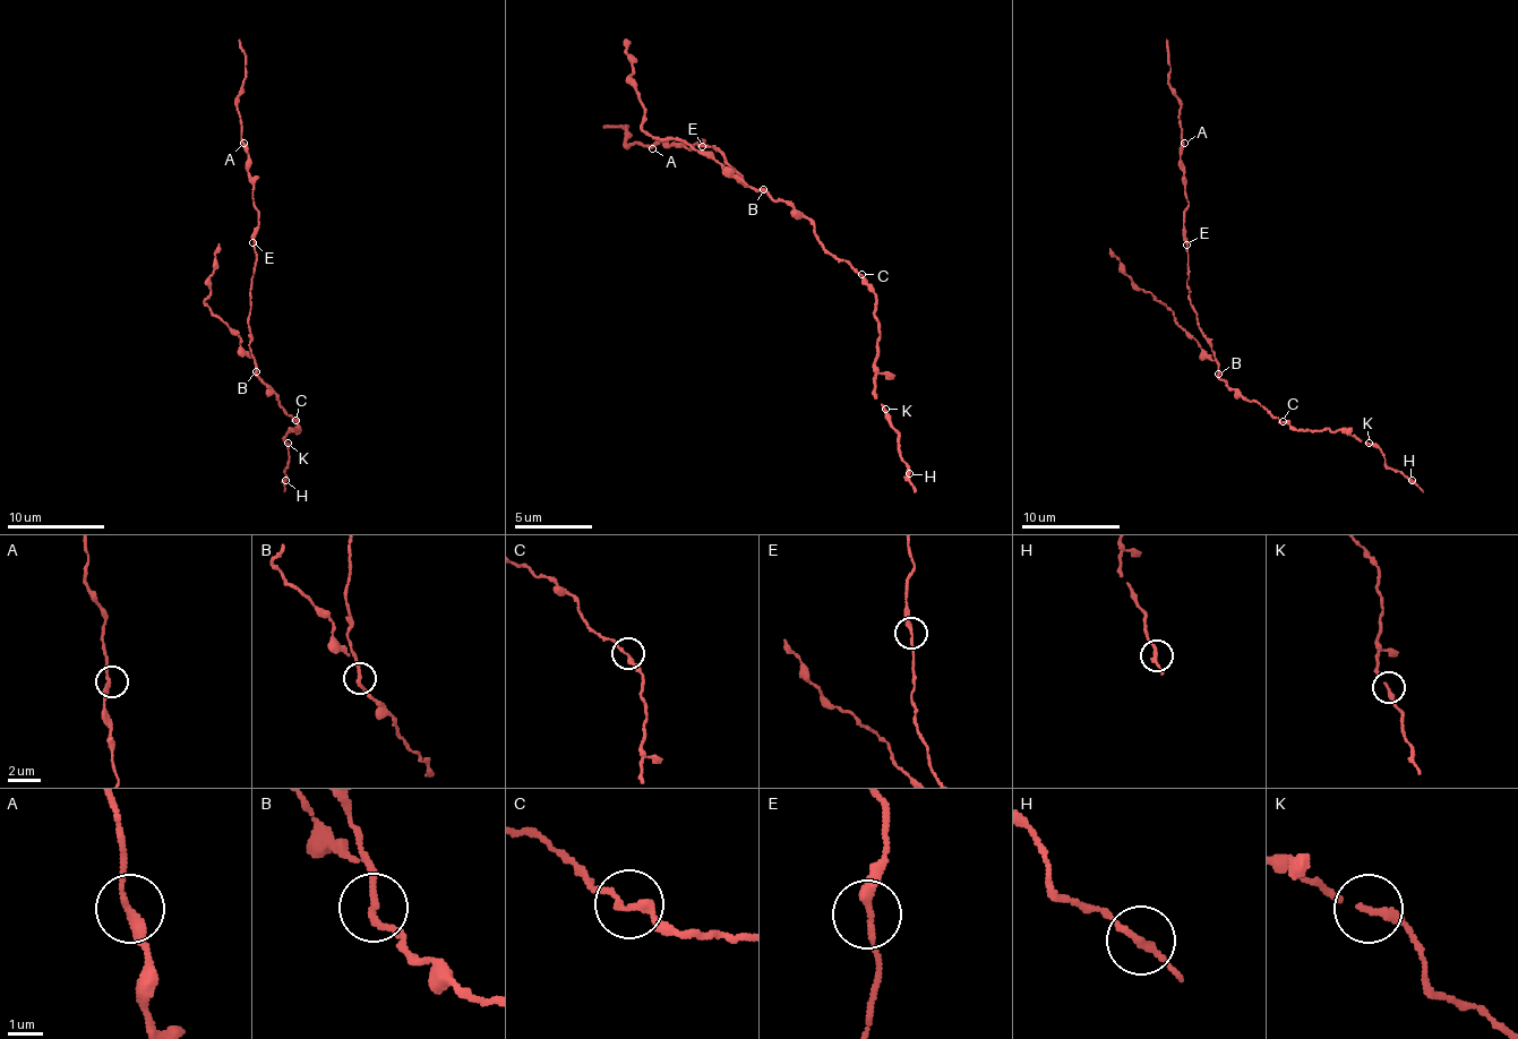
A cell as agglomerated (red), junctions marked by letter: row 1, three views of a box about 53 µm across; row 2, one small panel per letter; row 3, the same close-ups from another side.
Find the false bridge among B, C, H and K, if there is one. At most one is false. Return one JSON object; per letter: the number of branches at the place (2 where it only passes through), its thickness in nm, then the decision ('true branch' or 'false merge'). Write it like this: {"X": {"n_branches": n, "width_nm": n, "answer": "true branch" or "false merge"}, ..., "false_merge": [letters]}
{"B": {"n_branches": 2, "width_nm": 200, "answer": "false merge"}, "C": {"n_branches": 2, "width_nm": 200, "answer": "true branch"}, "H": {"n_branches": 2, "width_nm": 200, "answer": "true branch"}, "K": {"n_branches": 2, "width_nm": 200, "answer": "true branch"}, "false_merge": ["B"]}

